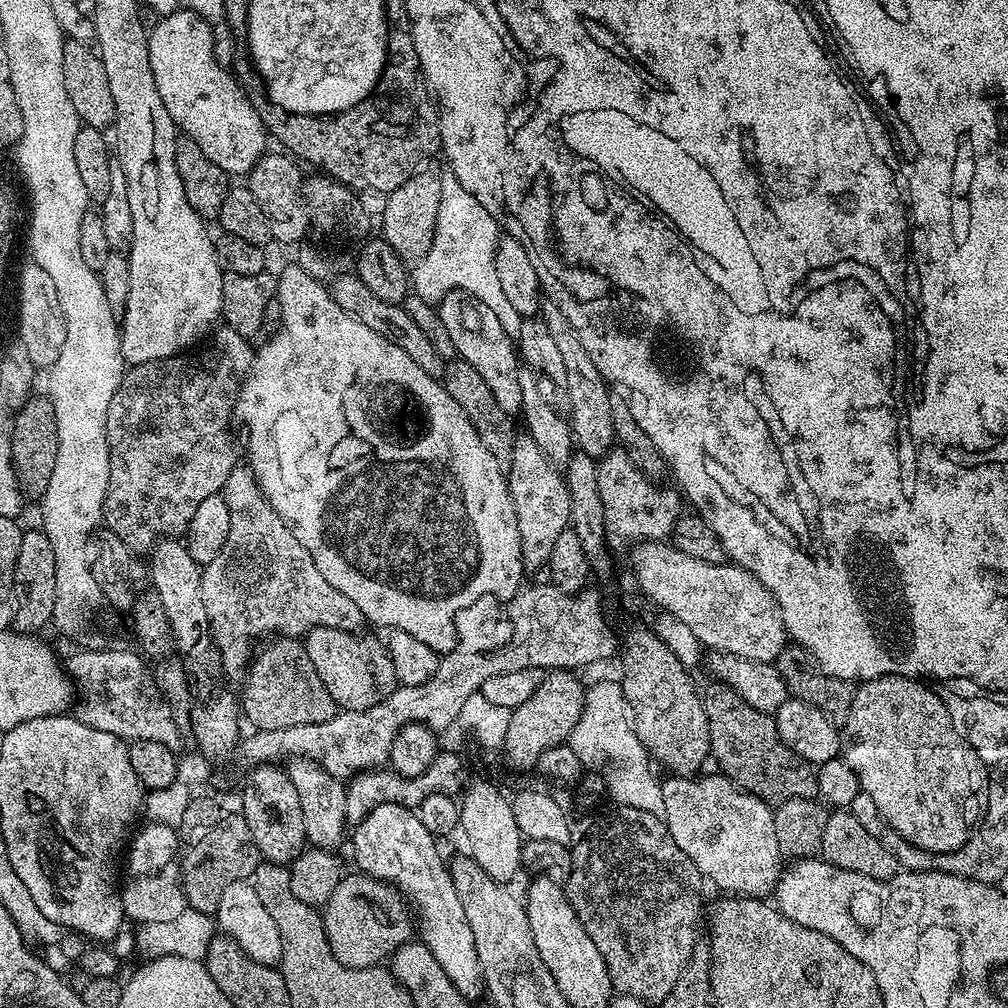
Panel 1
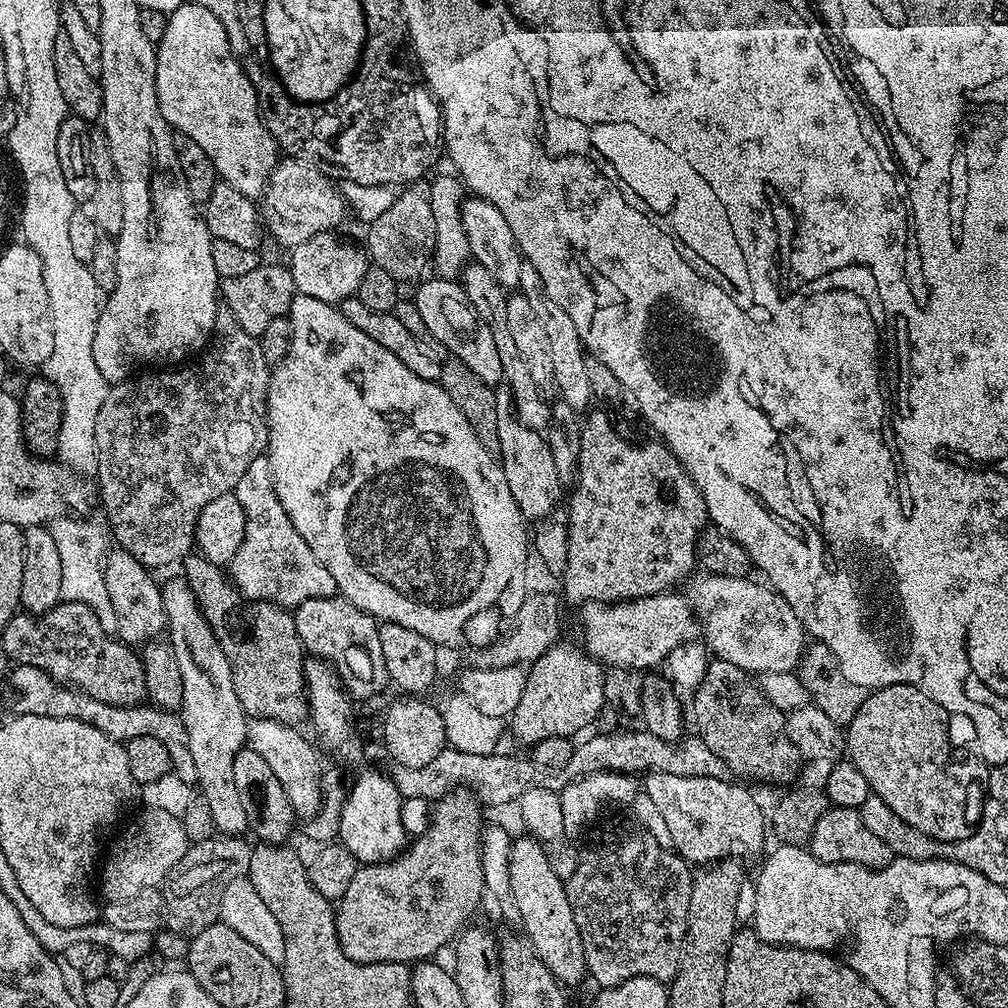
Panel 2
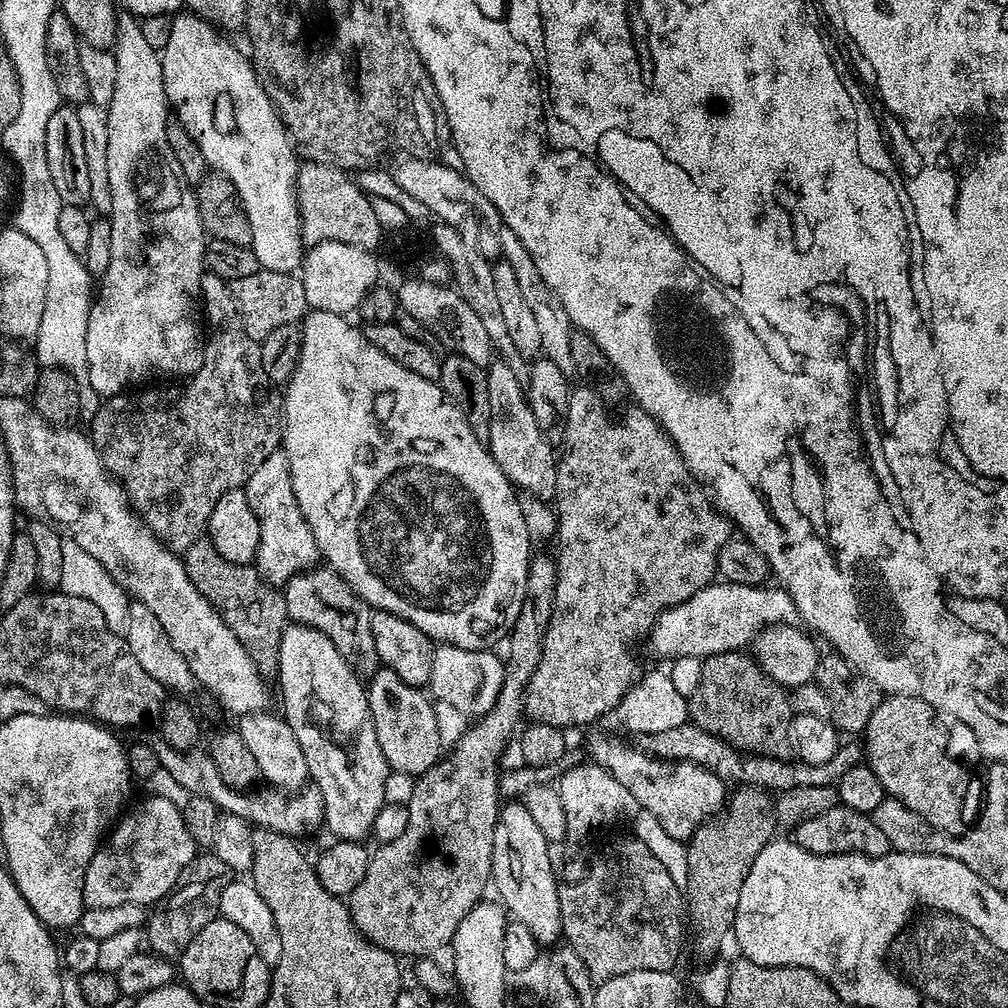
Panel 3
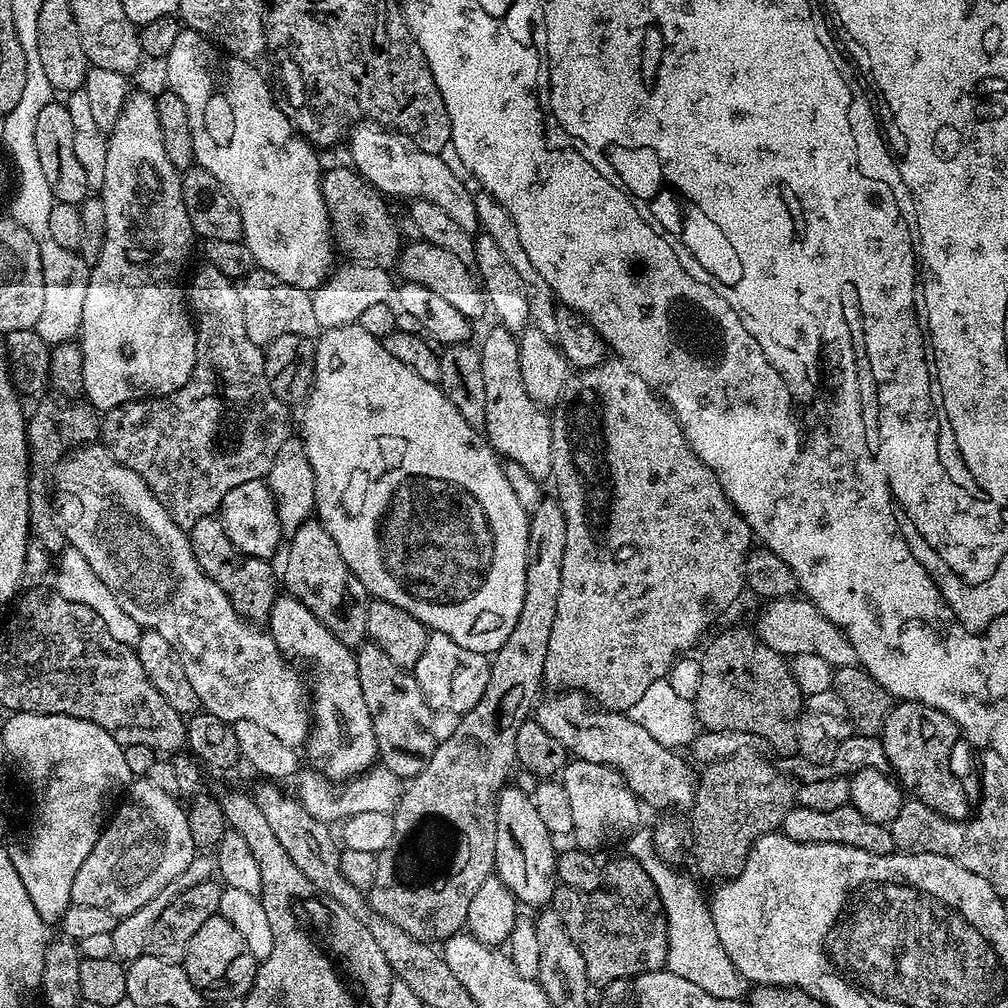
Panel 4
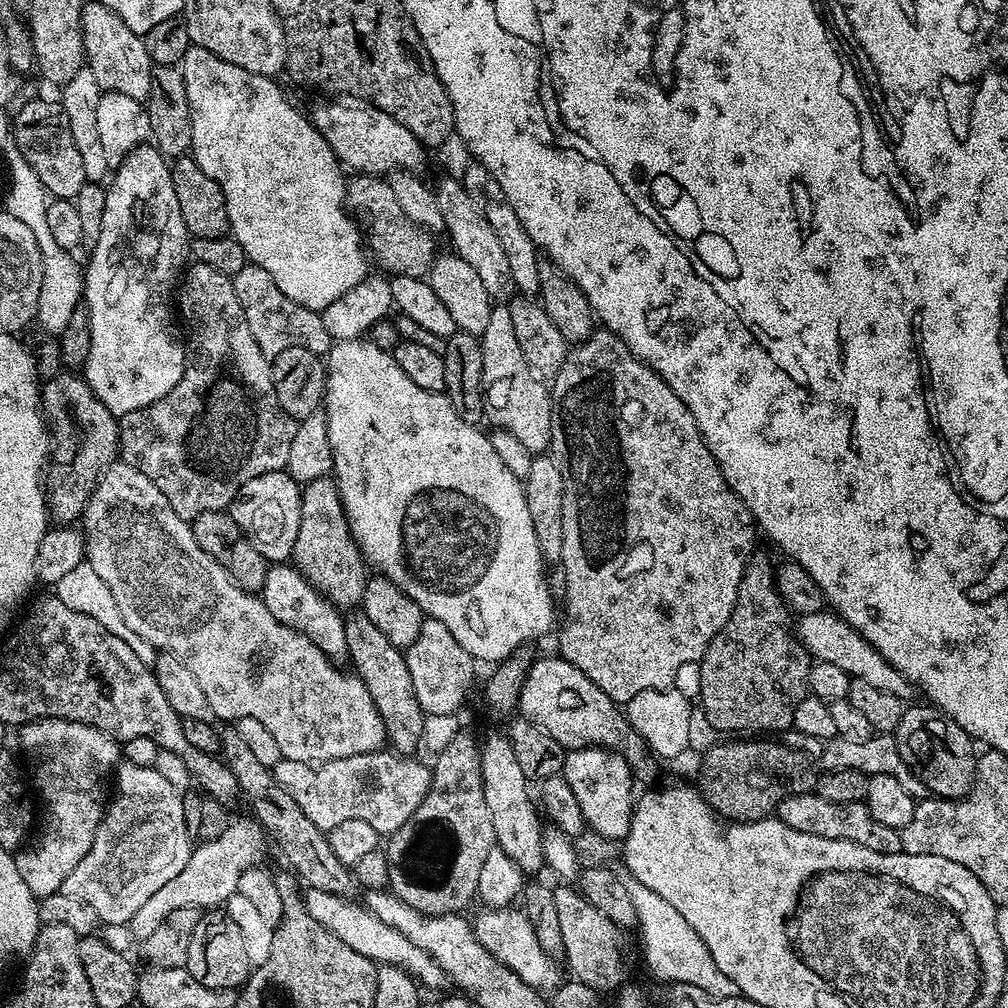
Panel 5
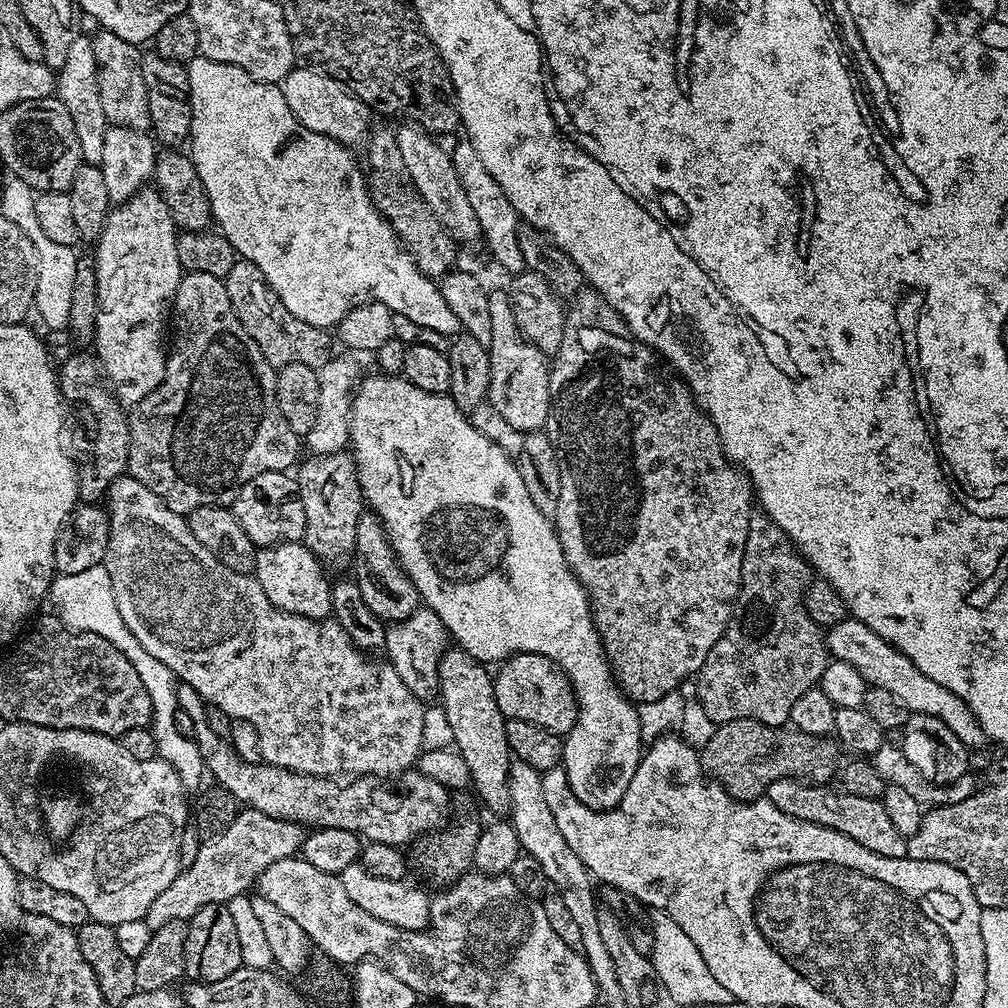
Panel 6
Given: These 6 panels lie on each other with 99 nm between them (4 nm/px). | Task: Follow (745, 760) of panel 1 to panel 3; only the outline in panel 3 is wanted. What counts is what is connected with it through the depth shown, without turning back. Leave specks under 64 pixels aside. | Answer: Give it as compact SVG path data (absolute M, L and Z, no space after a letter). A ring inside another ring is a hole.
M738 651L704 657L698 688L687 701L691 723L718 738L722 738L739 752L753 756L791 760L793 755L790 746L790 722L794 713L789 693L778 682L771 680L751 655L744 655L748 654Z

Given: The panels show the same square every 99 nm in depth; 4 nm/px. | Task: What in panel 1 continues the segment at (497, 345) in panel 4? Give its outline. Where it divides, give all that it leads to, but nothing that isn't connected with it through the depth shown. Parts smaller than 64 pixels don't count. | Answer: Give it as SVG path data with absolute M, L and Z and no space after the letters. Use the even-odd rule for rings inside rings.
M527 434L517 435L514 454L510 466L506 470L508 478L508 492L514 502L514 514L518 518L518 538L522 546L522 558L525 569L543 569L550 558L550 550L554 550L556 539L562 533L569 531L572 515L570 514L570 494L564 481L561 469L542 454L537 444L532 442L532 437Z

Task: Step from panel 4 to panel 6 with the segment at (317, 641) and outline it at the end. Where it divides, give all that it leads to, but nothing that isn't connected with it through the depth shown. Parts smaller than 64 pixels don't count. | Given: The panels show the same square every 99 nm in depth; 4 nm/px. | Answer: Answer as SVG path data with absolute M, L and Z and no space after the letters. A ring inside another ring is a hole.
M285 542L283 544L270 544L261 547L256 554L256 567L254 575L258 586L262 586L266 598L274 602L282 611L289 614L298 614L311 620L327 620L332 616L332 584L326 573L325 565L302 542Z

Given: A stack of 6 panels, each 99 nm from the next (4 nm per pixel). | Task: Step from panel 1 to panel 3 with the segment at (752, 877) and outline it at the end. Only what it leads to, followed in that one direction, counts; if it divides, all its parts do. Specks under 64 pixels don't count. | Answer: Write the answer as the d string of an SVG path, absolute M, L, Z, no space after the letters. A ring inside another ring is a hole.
M596 732L588 740L588 752L591 763L602 766L630 794L634 794L634 802L643 811L654 814L658 822L662 822L662 830L674 842L687 842L692 839L696 829L705 820L717 815L726 800L726 786L710 770L697 764L681 760L659 760L657 756L649 756L635 743L627 744L616 736L607 736L604 732Z

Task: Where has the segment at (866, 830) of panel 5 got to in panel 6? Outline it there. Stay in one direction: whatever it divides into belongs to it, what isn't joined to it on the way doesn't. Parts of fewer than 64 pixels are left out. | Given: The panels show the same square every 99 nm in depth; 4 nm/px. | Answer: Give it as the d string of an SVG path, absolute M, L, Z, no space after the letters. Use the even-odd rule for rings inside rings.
M790 778L770 782L766 798L774 806L778 806L782 814L790 814L790 818L798 818L802 822L814 822L818 826L838 830L838 834L854 838L858 846L874 850L874 854L882 854L886 858L907 857L908 837L898 834L894 822L890 822L883 799L858 798L858 794L846 794L832 786L810 784Z

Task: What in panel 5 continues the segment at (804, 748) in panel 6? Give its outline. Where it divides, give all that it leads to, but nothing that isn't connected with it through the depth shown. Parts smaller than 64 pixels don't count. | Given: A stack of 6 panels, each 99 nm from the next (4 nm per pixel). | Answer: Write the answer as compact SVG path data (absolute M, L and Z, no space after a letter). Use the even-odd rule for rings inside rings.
M728 738L725 744L716 744L700 760L700 784L698 791L712 811L728 822L747 822L771 817L776 805L781 804L787 796L806 794L816 786L817 769L804 761L800 752L779 744L776 738Z

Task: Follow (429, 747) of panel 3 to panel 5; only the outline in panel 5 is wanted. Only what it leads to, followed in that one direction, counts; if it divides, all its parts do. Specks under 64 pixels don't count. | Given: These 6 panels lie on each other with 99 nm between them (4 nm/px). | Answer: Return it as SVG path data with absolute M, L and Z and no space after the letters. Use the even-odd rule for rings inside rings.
M363 610L349 611L344 616L344 629L346 630L346 650L348 651L347 663L352 664L351 671L364 683L366 690L370 690L370 698L374 698L374 706L384 723L384 734L391 751L396 754L415 753L412 751L417 751L420 748L422 726L426 713L421 710L420 703L416 700L414 682L410 682L410 672L406 670L404 652L396 648L394 642L388 641L380 633L378 626L374 626L374 622L370 622L370 618L366 618Z

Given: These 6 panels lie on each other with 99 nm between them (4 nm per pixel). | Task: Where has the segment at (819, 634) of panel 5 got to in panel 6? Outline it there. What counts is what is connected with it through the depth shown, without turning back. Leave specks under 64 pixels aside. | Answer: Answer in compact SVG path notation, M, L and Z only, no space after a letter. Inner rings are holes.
M845 618L842 622L831 625L827 629L826 639L831 659L854 666L854 670L858 670L858 674L862 674L864 681L871 687L890 690L890 694L894 694L894 698L898 698L898 702L902 702L909 713L921 712L930 718L938 718L938 722L946 722L946 726L950 726L950 730L958 734L958 742L962 742L970 750L989 743L976 715L969 710L966 702L962 702L962 698L958 698L958 694L950 694L946 686L938 686L938 682L926 678L926 674L922 674L922 670L918 670L918 666L914 666L914 662L910 662L906 654L890 646L886 638L878 638L878 634L874 634L874 630L870 630L870 626L866 626L861 620Z

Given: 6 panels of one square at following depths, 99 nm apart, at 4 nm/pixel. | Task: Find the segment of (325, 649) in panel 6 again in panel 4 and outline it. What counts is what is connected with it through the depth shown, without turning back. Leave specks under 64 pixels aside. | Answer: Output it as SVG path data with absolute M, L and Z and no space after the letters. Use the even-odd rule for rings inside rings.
M89 442L75 450L69 451L64 459L55 465L54 472L56 472L55 499L57 501L68 500L64 505L61 503L58 508L59 515L62 517L67 543L71 547L76 548L78 554L82 554L82 558L86 558L86 562L90 562L91 568L94 569L94 574L98 574L98 578L102 578L102 582L111 590L114 598L118 598L118 606L122 606L122 610L126 610L126 614L130 614L130 618L134 618L134 622L138 622L141 629L162 634L162 638L166 638L166 642L170 642L172 649L180 655L180 661L184 664L190 683L194 685L194 691L198 693L201 709L229 722L237 720L255 722L258 726L264 727L265 730L270 730L270 734L275 734L278 738L282 738L282 742L293 746L303 745L307 741L310 731L310 712L306 707L305 681L303 684L300 681L299 674L288 665L291 663L280 652L271 632L238 615L230 602L230 598L222 590L222 586L218 586L218 582L211 580L202 570L202 566L198 566L198 558L194 558L194 550L192 549L189 533L185 529L179 528L174 522L174 518L170 518L170 514L162 506L162 502L158 502L158 498L150 490L150 486L146 486L146 482L142 482L142 478L138 478L138 474L134 474L134 470L119 464L109 454L103 443L100 442Z

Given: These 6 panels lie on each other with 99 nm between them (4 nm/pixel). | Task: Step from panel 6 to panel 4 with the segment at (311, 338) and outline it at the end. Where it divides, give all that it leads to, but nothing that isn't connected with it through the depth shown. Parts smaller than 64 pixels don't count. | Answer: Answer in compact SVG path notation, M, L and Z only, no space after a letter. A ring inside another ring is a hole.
M253 270L238 282L242 298L242 315L246 321L246 334L250 334L250 342L267 346L274 338L282 338L282 334L298 334L309 338L319 337L322 329L314 318L311 295L298 286L290 286L290 282L282 282L274 274L263 270Z

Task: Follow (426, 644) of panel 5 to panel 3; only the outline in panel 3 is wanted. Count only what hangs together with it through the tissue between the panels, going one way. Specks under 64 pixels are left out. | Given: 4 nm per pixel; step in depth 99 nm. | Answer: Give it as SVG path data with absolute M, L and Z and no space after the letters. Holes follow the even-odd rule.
M440 644L434 654L434 666L430 666L430 678L427 687L432 688L431 695L436 700L450 702L450 706L462 710L470 718L485 716L492 711L494 702L504 681L504 660L495 656L495 651L466 650L453 644Z

